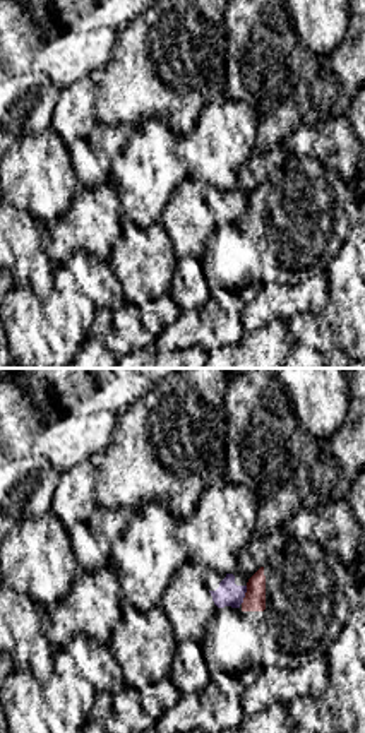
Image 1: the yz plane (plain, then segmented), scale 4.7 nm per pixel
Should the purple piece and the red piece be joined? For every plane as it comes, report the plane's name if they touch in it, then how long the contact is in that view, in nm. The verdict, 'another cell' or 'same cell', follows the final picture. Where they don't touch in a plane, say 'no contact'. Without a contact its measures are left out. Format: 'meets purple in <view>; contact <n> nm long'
meets purple in yz; contact 90 nm long

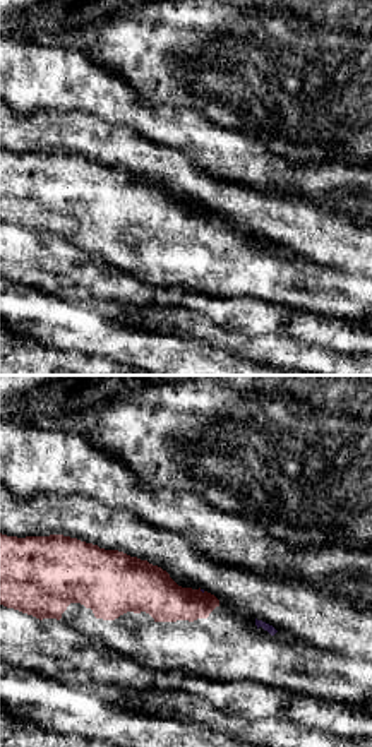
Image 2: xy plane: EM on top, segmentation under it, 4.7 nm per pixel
no contact

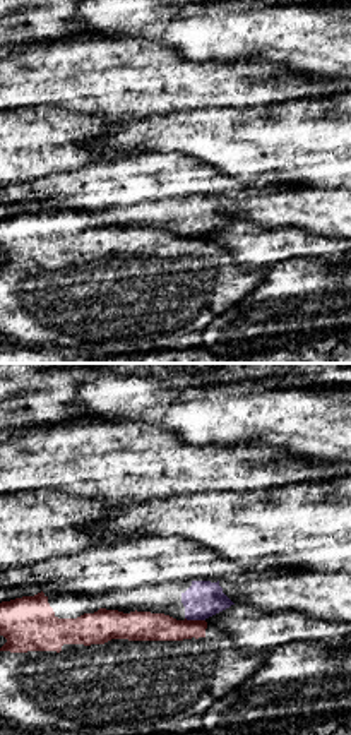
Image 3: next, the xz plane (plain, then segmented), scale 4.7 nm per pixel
meets purple in xz; contact 100 nm long

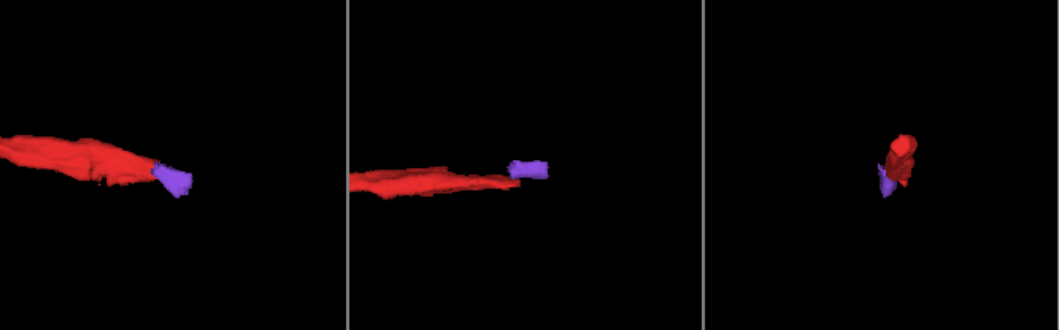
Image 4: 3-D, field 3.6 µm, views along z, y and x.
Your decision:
another cell

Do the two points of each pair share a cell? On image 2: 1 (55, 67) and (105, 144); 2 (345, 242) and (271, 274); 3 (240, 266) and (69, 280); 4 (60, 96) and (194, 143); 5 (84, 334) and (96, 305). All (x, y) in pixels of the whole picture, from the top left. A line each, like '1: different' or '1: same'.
1: different
2: different
3: different
4: same
5: different

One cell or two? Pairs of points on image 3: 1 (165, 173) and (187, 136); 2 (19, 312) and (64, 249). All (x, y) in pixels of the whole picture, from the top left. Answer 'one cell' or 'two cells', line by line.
1: two cells
2: one cell

